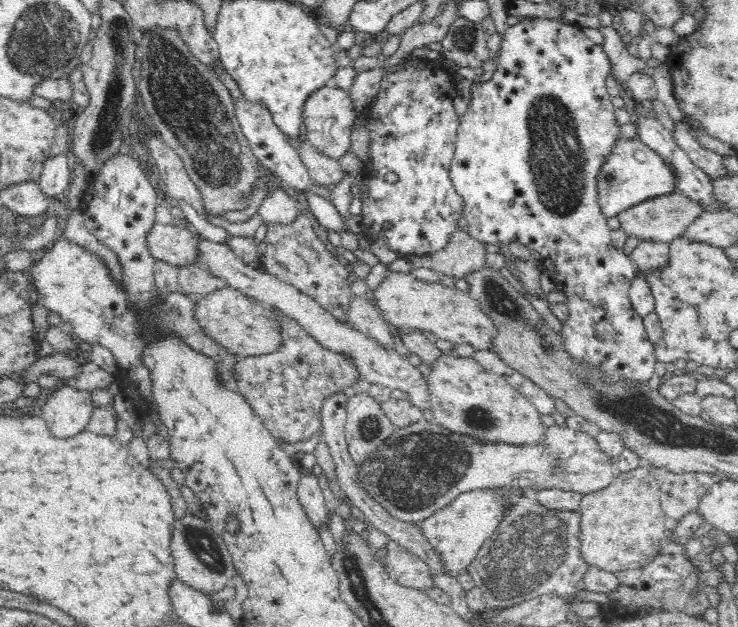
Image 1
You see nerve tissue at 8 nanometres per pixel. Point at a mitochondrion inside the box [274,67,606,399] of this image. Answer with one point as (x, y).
(557, 163)

